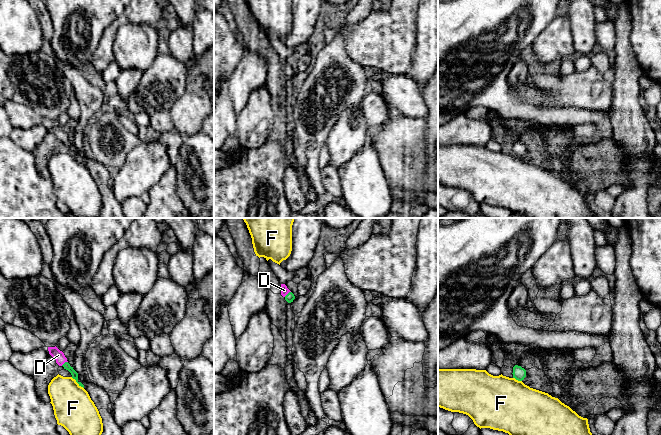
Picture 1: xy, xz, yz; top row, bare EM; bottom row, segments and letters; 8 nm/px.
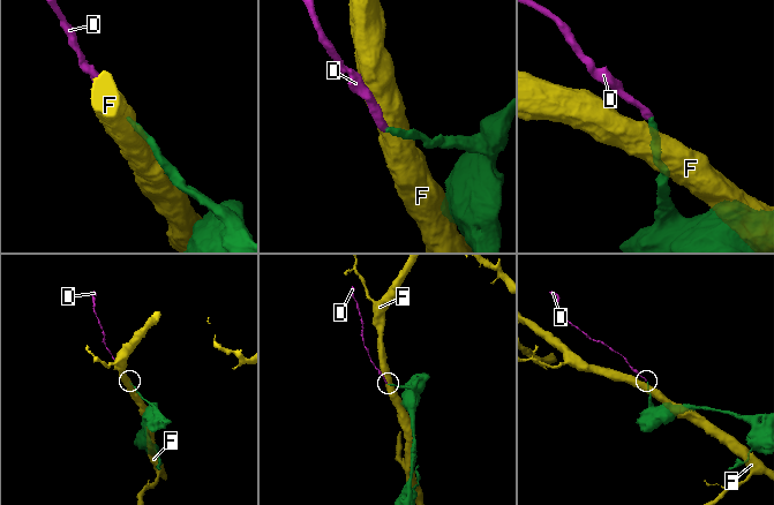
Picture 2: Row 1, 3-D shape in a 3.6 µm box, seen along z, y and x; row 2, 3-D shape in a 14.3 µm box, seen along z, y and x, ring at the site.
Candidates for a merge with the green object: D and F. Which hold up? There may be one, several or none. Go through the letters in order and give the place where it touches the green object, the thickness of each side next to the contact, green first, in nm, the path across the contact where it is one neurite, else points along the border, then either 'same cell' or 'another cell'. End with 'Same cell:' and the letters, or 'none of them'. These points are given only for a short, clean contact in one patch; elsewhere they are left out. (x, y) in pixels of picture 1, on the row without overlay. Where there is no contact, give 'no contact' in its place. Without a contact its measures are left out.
D: xy (65, 138) | 60/90 nm | across xy (66, 141), (65, 138), (58, 131) | same cell
F: xy (77, 158) | 60/320 nm | another cell
Same cell: D

